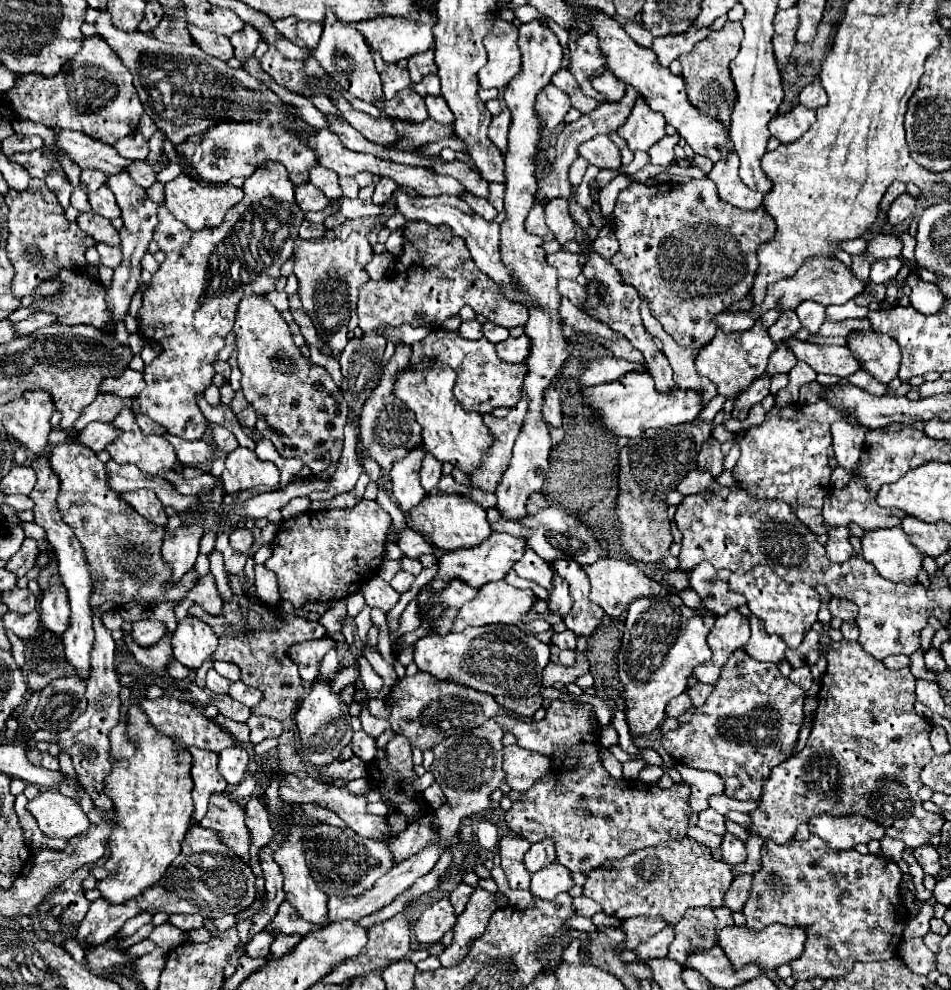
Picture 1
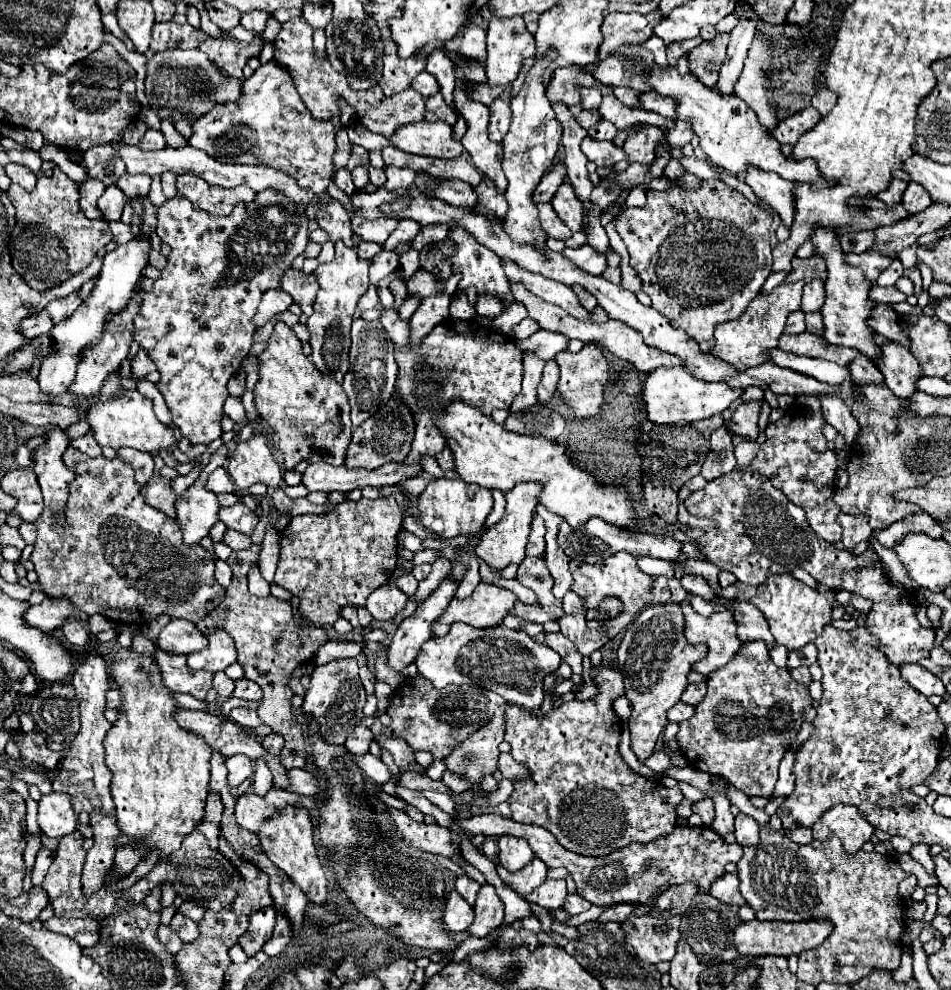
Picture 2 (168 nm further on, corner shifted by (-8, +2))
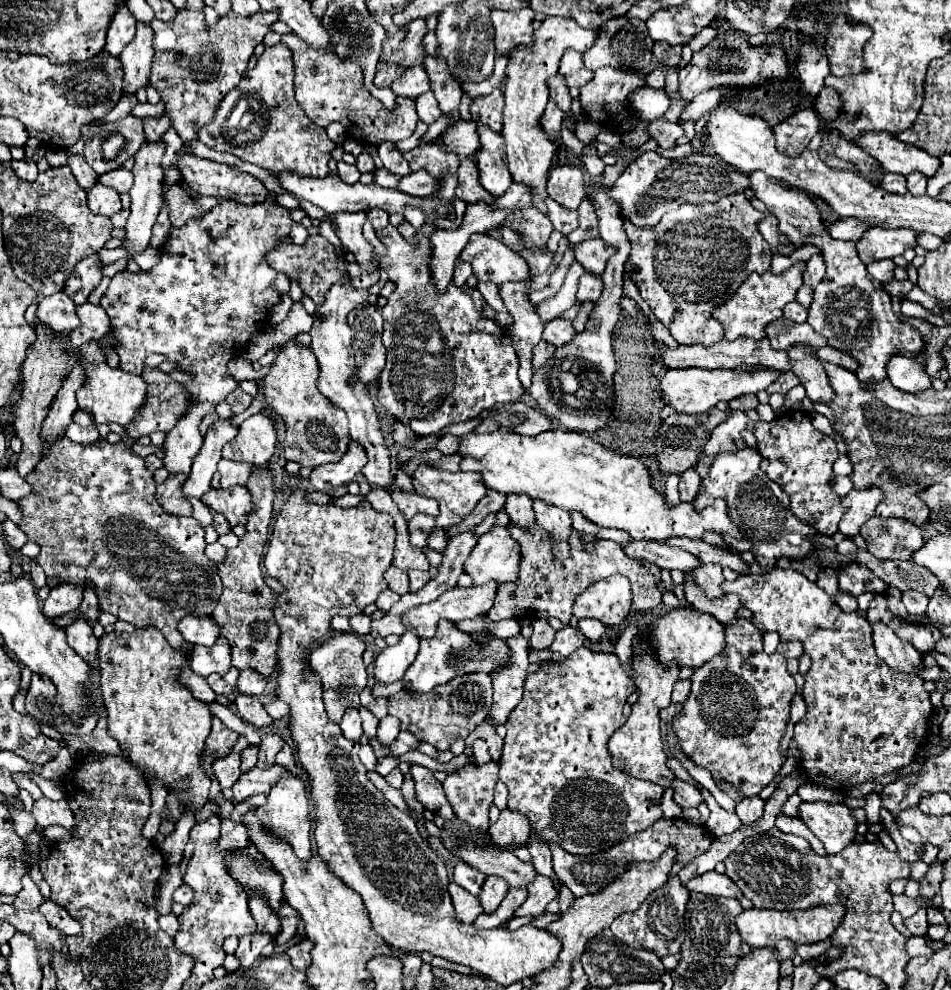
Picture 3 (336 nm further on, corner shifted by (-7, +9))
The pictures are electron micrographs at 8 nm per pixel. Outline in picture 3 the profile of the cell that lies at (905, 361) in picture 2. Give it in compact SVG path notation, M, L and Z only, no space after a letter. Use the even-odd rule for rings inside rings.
M896 354L894 360L888 362L888 380L902 392L922 392L930 388L930 376L924 366L902 354Z

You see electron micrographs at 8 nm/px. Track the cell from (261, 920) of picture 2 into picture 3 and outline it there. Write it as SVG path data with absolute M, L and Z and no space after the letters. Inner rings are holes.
M252 932L240 938L236 956L242 962L242 968L250 968L258 958L260 958L260 950L272 942L270 934L262 934L262 932Z

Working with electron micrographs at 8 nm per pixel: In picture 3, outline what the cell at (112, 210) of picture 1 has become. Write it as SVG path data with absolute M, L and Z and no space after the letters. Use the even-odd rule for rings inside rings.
M94 186L88 192L88 208L94 214L102 214L102 216L112 216L116 212L122 210L120 206L120 194L114 192L114 188L110 186Z

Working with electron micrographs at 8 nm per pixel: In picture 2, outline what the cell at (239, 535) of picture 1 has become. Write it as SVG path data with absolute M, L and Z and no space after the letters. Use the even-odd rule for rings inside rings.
M235 503L233 507L221 507L219 509L219 519L229 529L235 529L243 535L251 535L253 529L259 523L259 517L255 515L255 511L251 511L245 503Z

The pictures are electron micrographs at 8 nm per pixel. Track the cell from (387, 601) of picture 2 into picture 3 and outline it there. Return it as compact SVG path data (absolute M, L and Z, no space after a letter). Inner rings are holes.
M386 588L384 592L380 592L380 596L378 596L378 600L376 600L376 606L378 606L380 610L388 612L390 606L392 606L394 602L398 602L398 600L400 600L400 596L398 596L396 592L392 592L390 588Z

